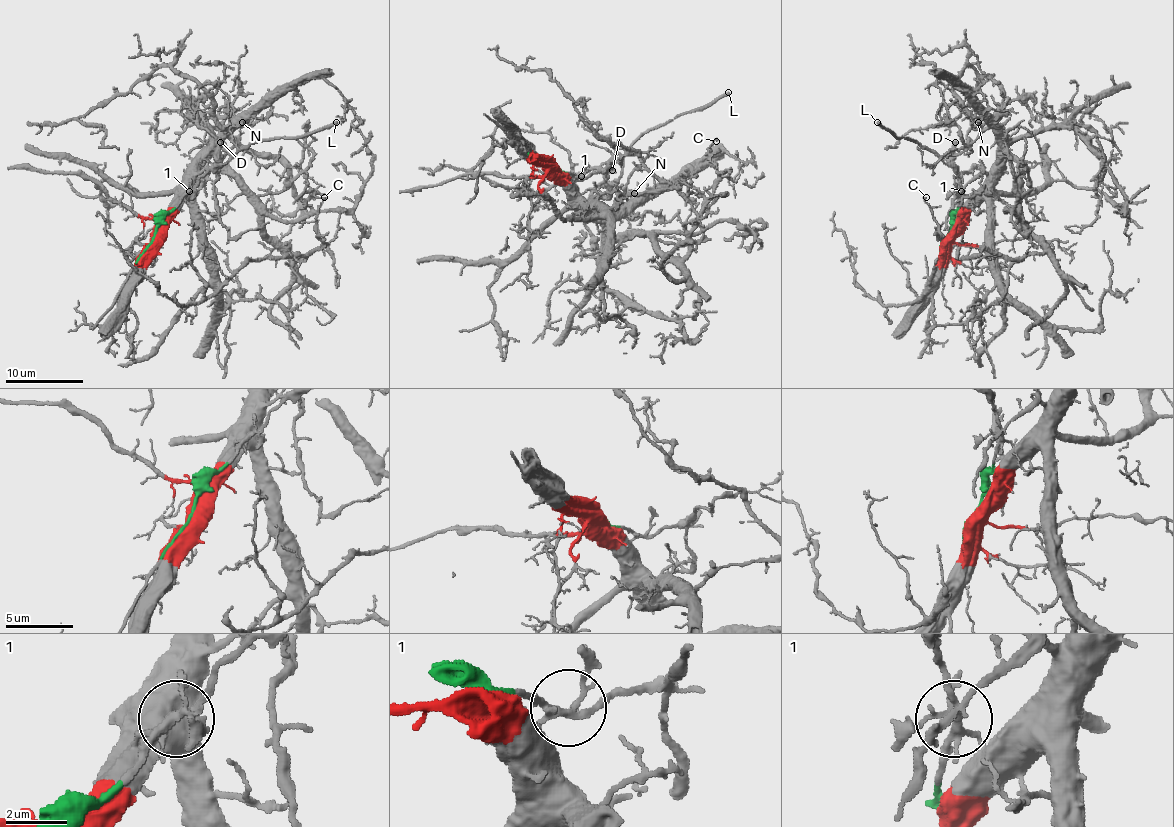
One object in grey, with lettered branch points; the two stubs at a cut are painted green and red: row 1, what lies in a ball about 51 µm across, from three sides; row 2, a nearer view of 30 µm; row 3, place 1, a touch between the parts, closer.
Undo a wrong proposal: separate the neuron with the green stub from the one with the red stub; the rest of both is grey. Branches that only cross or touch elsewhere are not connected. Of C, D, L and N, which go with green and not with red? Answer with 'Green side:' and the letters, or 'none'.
Green side: D, L

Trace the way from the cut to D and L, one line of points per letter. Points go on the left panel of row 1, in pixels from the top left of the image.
D: (154, 235), (156, 223), (217, 161), (217, 145), (221, 141)
L: (154, 235), (156, 223), (207, 172), (215, 170), (252, 143), (303, 137), (336, 122)

